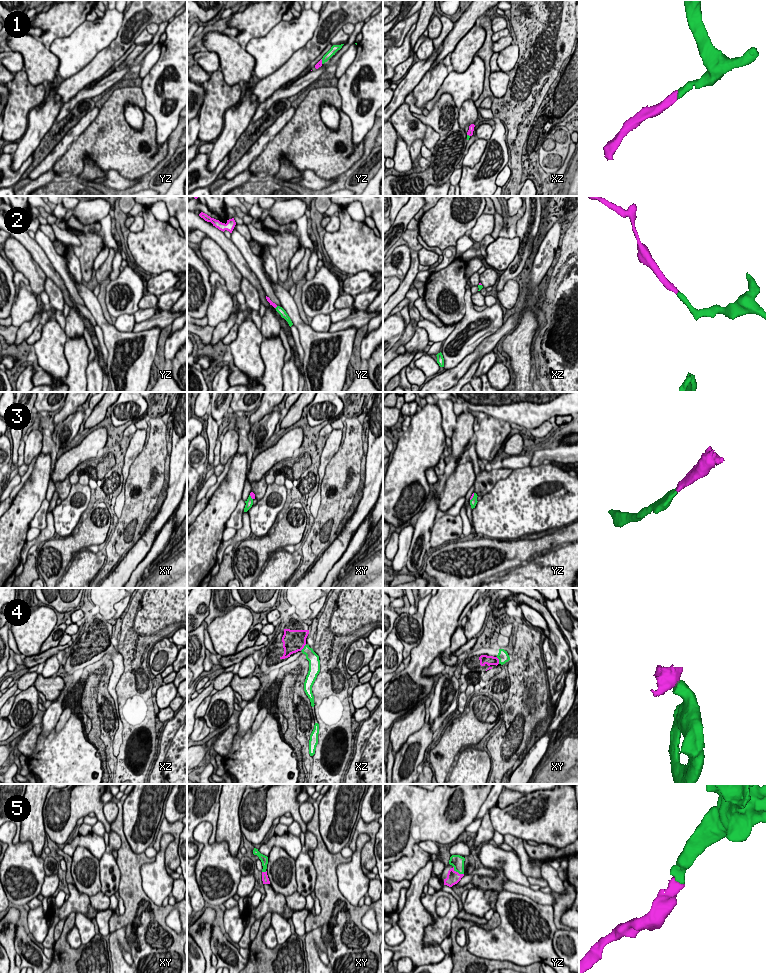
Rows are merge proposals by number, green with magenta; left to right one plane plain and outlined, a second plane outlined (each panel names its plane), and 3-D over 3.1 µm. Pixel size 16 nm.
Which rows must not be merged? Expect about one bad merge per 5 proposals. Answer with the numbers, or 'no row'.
no row

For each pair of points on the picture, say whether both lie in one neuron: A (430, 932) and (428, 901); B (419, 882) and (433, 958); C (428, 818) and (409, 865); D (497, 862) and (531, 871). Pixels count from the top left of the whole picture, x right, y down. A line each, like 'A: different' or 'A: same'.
A: same
B: same
C: different
D: different

